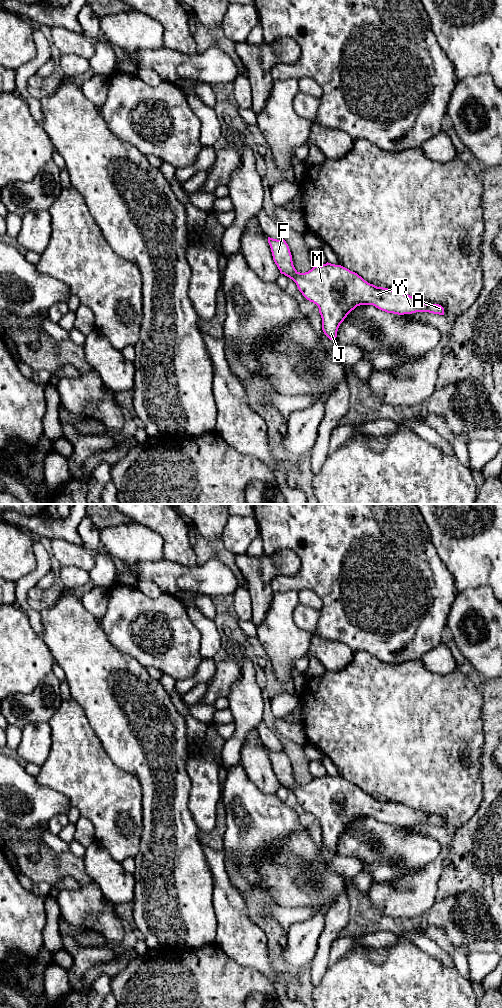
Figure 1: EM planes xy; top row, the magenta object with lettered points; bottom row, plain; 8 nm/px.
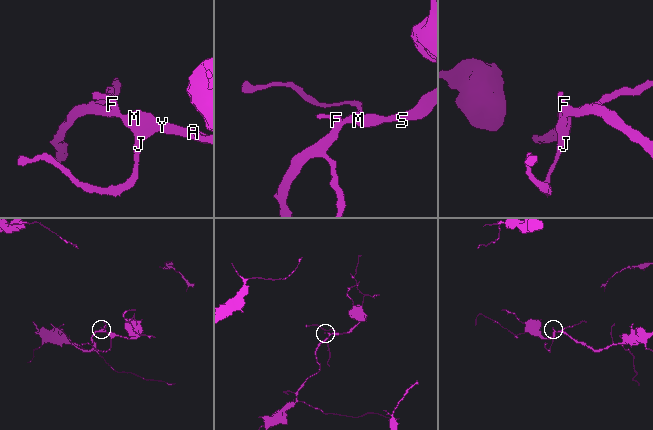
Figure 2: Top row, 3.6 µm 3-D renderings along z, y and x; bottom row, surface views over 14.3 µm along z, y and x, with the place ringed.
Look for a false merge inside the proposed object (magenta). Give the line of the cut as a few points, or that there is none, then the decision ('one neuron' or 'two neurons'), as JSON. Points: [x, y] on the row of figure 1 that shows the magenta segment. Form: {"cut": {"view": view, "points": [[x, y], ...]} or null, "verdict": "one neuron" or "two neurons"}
{"cut": null, "verdict": "one neuron"}

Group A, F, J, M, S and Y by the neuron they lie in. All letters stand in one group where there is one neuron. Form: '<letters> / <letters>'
A F J M S Y

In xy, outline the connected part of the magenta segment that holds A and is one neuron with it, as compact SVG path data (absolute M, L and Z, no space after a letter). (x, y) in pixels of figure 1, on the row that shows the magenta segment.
M268 237L268 243L280 273L292 279L302 295L318 306L322 330L330 340L337 337L340 324L360 305L373 305L398 315L416 312L444 315L444 308L439 304L427 304L408 294L377 287L341 265L327 262L300 273L293 265L289 246L284 239Z

